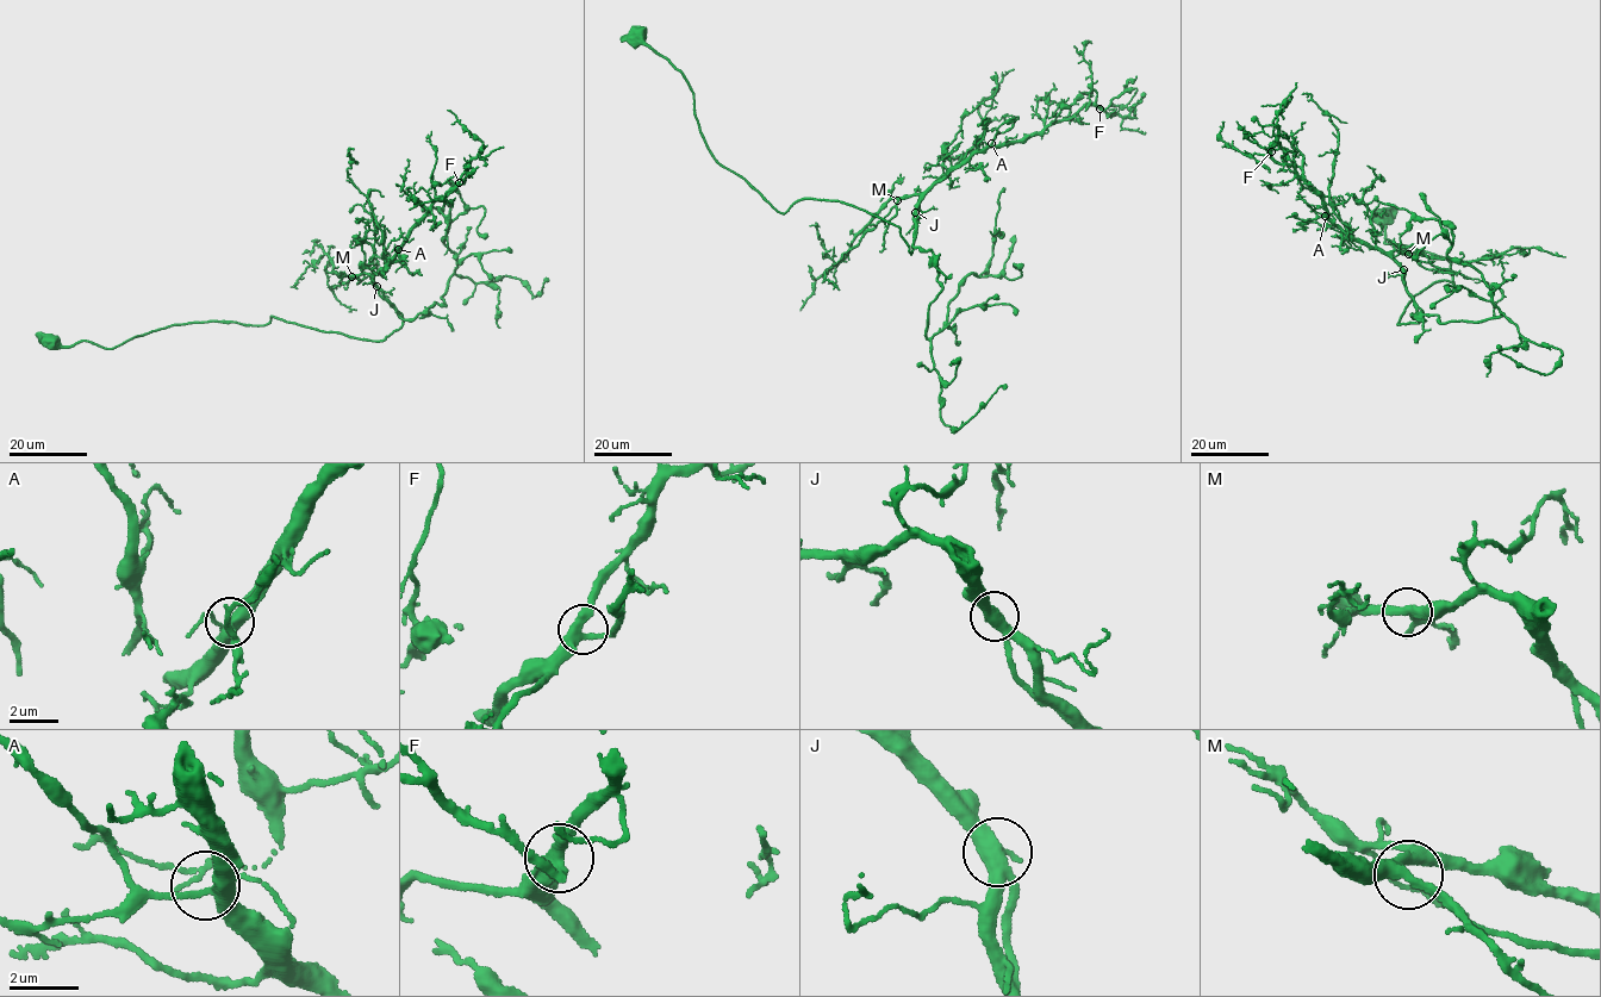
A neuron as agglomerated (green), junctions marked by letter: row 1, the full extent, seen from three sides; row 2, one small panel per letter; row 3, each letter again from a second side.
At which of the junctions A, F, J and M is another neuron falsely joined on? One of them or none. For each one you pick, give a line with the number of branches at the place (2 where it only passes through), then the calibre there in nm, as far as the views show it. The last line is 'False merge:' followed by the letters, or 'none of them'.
False merge: none of them

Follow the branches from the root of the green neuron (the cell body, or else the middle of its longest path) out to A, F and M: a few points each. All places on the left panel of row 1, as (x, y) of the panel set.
A: (54, 341), (113, 348), (170, 325), (273, 316), (381, 341), (402, 315), (371, 279), (398, 249)
F: (54, 341), (113, 348), (170, 325), (273, 316), (381, 341), (402, 315), (371, 279), (459, 182)
M: (54, 341), (113, 348), (170, 325), (262, 325), (273, 316), (384, 340), (402, 315), (371, 276), (352, 276)

